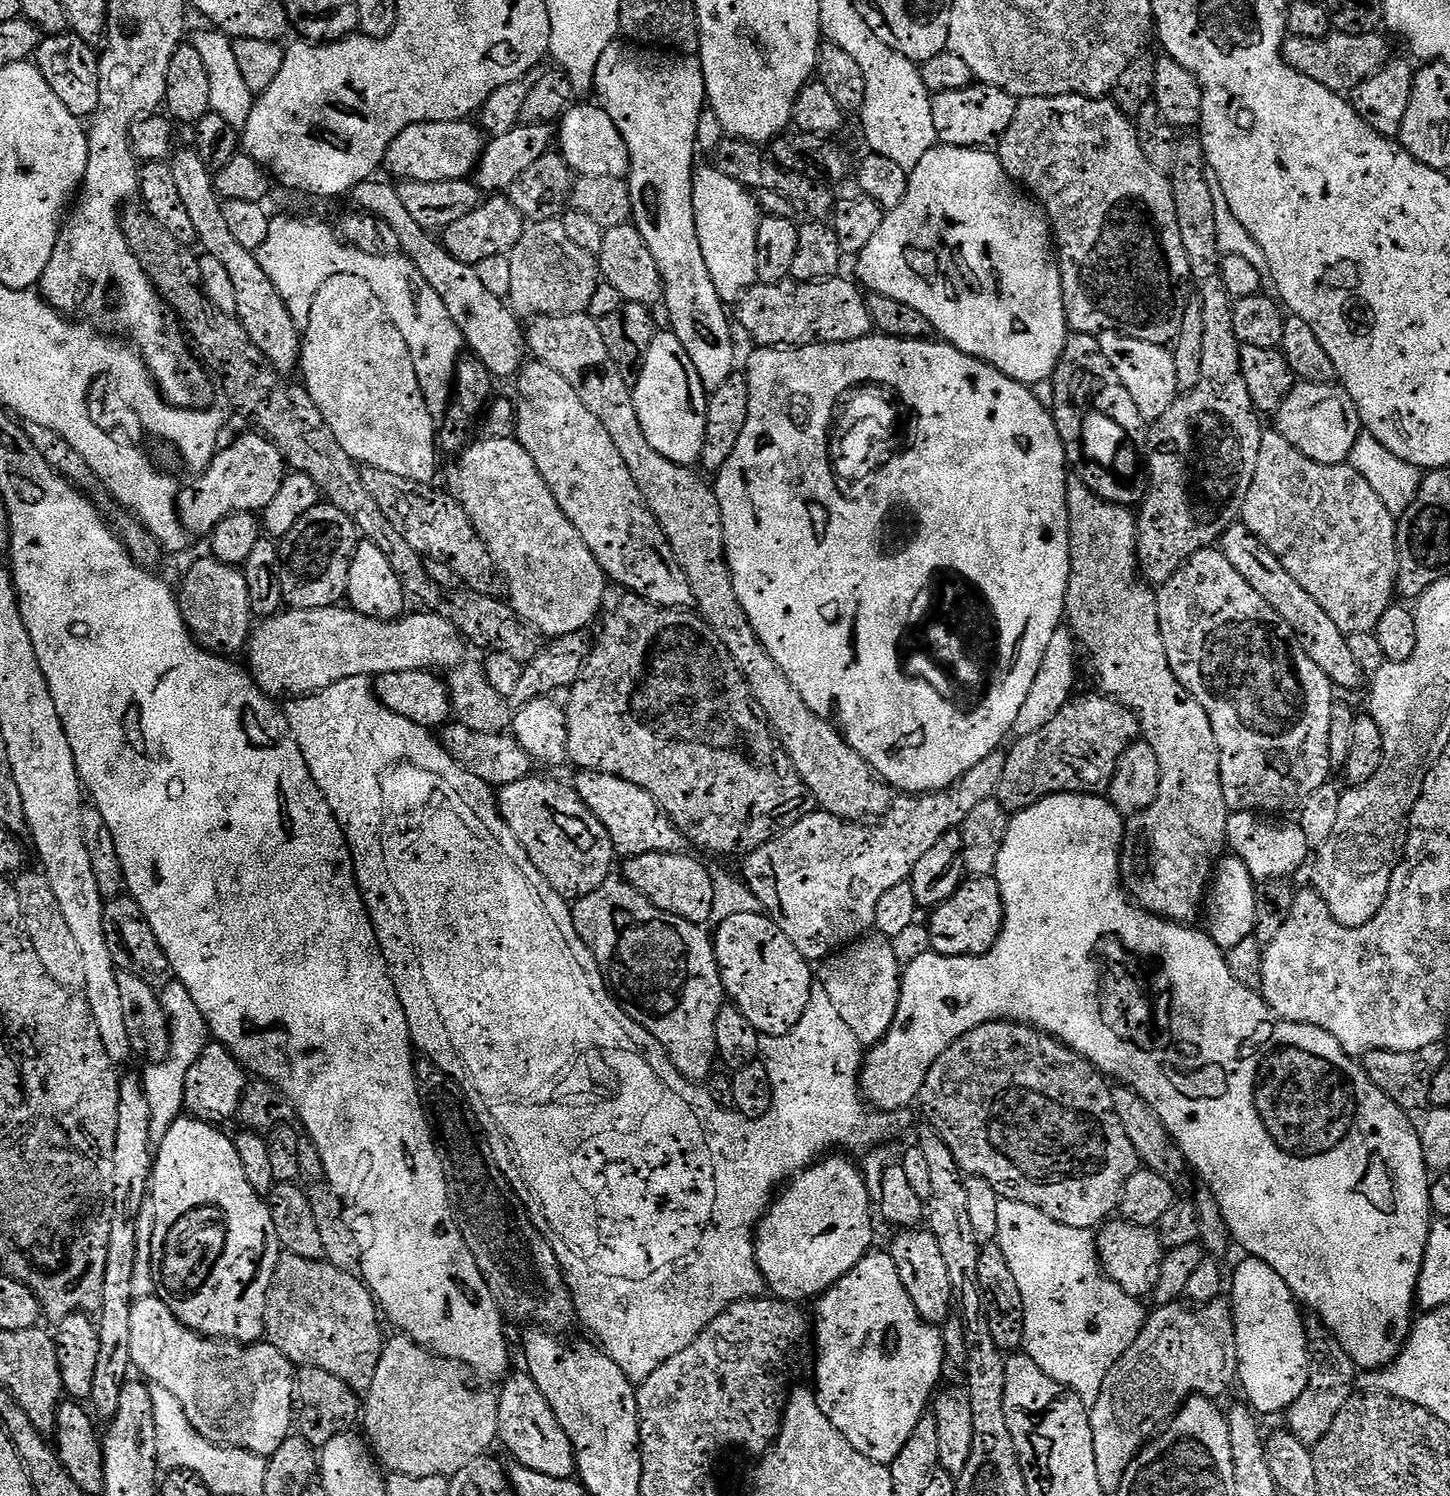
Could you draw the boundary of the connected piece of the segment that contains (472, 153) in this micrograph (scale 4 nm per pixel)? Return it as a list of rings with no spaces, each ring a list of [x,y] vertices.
[[[468,120],[412,124],[392,139],[384,155],[383,167],[388,168],[389,177],[397,176],[392,178],[400,182],[463,180],[475,173],[476,164],[480,160],[480,153],[483,152],[485,143],[481,129]]]

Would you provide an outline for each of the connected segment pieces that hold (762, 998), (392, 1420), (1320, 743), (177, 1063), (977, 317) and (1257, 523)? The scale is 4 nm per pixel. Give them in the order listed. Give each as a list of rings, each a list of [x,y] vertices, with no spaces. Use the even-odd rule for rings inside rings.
[[[731,915],[715,925],[714,947],[727,999],[750,1018],[750,1026],[765,1036],[781,1036],[798,1026],[812,997],[813,965],[786,938],[771,915]]]
[[[396,1334],[396,1337],[389,1339],[384,1345],[384,1352],[380,1355],[378,1368],[372,1379],[372,1385],[368,1387],[366,1399],[362,1404],[362,1419],[364,1418],[364,1428],[368,1431],[367,1443],[370,1445],[375,1459],[389,1473],[397,1476],[409,1476],[410,1478],[430,1478],[431,1476],[454,1477],[459,1474],[470,1462],[474,1462],[482,1455],[489,1451],[488,1448],[493,1443],[497,1443],[500,1431],[498,1430],[498,1406],[500,1405],[497,1393],[491,1392],[488,1388],[480,1388],[481,1381],[478,1379],[476,1372],[461,1360],[452,1359],[446,1356],[437,1355],[435,1352],[424,1348],[423,1345],[417,1344],[406,1334]]]
[[[1210,547],[1194,554],[1166,583],[1159,585],[1156,592],[1156,605],[1162,646],[1166,646],[1166,658],[1170,662],[1170,670],[1178,678],[1178,682],[1186,686],[1189,694],[1204,707],[1210,718],[1210,726],[1214,730],[1214,738],[1218,742],[1220,751],[1220,781],[1229,813],[1272,810],[1268,808],[1275,806],[1279,796],[1284,800],[1299,801],[1314,790],[1318,790],[1318,786],[1329,783],[1328,771],[1333,771],[1334,768],[1330,758],[1330,718],[1334,703],[1334,697],[1332,697],[1334,685],[1321,668],[1314,666],[1306,650],[1302,650],[1300,639],[1294,634],[1290,625],[1276,613],[1274,606],[1270,606],[1270,602],[1266,602],[1266,598],[1262,598],[1262,594],[1253,590],[1250,582],[1246,582],[1246,578],[1238,574],[1238,570],[1234,570],[1234,566],[1230,566],[1223,552]]]
[[[169,979],[168,985],[159,989],[160,1004],[168,1016],[168,1027],[172,1033],[172,1041],[168,1047],[168,1056],[159,1062],[152,1062],[142,1072],[144,1093],[150,1102],[150,1134],[153,1141],[159,1142],[170,1130],[170,1126],[185,1111],[184,1091],[186,1090],[186,1074],[190,1074],[190,1066],[198,1062],[202,1050],[210,1043],[210,1033],[206,1018],[202,1018],[202,1010],[194,1006],[194,998],[190,998],[190,990],[181,980]]]
[[[937,146],[930,149],[930,151],[922,158],[922,162],[918,162],[916,168],[911,169],[908,177],[908,189],[906,190],[906,197],[895,208],[889,209],[884,216],[884,221],[881,224],[881,229],[874,234],[874,238],[870,239],[870,242],[864,249],[862,249],[855,257],[856,262],[856,276],[855,279],[859,281],[861,285],[869,293],[876,293],[878,295],[885,295],[886,298],[897,299],[898,302],[905,303],[906,306],[912,306],[914,310],[918,310],[919,313],[928,319],[929,325],[932,328],[936,327],[941,332],[943,339],[952,347],[957,348],[959,352],[965,352],[968,356],[975,356],[977,360],[983,360],[985,364],[991,364],[992,367],[997,368],[999,372],[1005,372],[1012,380],[1017,380],[1019,384],[1026,384],[1029,386],[1037,386],[1049,379],[1056,371],[1056,364],[1060,360],[1060,355],[1064,352],[1064,343],[1069,338],[1070,329],[1068,326],[1068,315],[1064,313],[1064,291],[1062,290],[1062,282],[1060,281],[1060,266],[1058,263],[1057,253],[1054,251],[1054,237],[1052,235],[1052,225],[1048,222],[1048,214],[1040,207],[1039,203],[1025,189],[1021,188],[1015,180],[1011,180],[1006,174],[1006,170],[1002,166],[999,155],[995,151],[985,150],[983,148],[949,148],[947,146]]]
[[[1265,431],[1260,437],[1258,462],[1250,472],[1250,490],[1246,494],[1242,522],[1279,558],[1282,566],[1286,566],[1286,570],[1290,570],[1290,574],[1294,574],[1294,582],[1298,582],[1298,586],[1302,586],[1302,590],[1306,590],[1306,594],[1310,594],[1310,598],[1314,598],[1314,602],[1318,602],[1318,606],[1322,606],[1322,610],[1326,610],[1326,614],[1330,614],[1334,626],[1338,626],[1338,630],[1342,630],[1345,636],[1373,631],[1378,618],[1382,618],[1382,614],[1386,614],[1386,610],[1394,603],[1398,520],[1397,517],[1390,514],[1390,510],[1386,510],[1382,498],[1378,498],[1378,494],[1374,494],[1374,486],[1370,486],[1370,482],[1366,482],[1366,478],[1362,478],[1362,474],[1358,474],[1358,470],[1354,470],[1351,463],[1335,464],[1334,466],[1319,464],[1306,458],[1294,446],[1290,446],[1290,442],[1286,442],[1286,438],[1282,438],[1280,432]]]

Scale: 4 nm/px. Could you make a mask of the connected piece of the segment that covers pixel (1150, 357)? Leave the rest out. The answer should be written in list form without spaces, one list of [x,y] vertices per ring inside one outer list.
[[[1102,332],[1098,336],[1102,354],[1114,366],[1122,386],[1130,390],[1130,398],[1138,406],[1145,422],[1155,422],[1166,414],[1166,410],[1178,399],[1180,384],[1175,374],[1174,356],[1165,345],[1142,342],[1133,336],[1123,336],[1120,332]]]

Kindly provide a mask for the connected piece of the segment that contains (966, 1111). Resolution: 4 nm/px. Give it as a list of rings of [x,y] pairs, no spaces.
[[[1015,1022],[983,1024],[970,1030],[967,1036],[958,1038],[937,1058],[934,1066],[930,1066],[930,1074],[926,1074],[918,1104],[924,1107],[924,1116],[928,1119],[925,1121],[935,1128],[940,1137],[950,1146],[961,1172],[968,1176],[981,1176],[986,1182],[990,1182],[990,1186],[994,1186],[997,1196],[1022,1202],[1026,1206],[1034,1206],[1042,1214],[1054,1218],[1054,1222],[1062,1222],[1066,1226],[1089,1230],[1099,1229],[1119,1209],[1120,1196],[1124,1193],[1124,1183],[1142,1164],[1140,1155],[1134,1150],[1134,1142],[1130,1142],[1126,1134],[1126,1126],[1122,1126],[1122,1118],[1118,1118],[1112,1088],[1104,1073],[1083,1056],[1072,1051],[1068,1045],[1060,1043],[1055,1036],[1050,1036],[1047,1032],[1026,1024]]]

